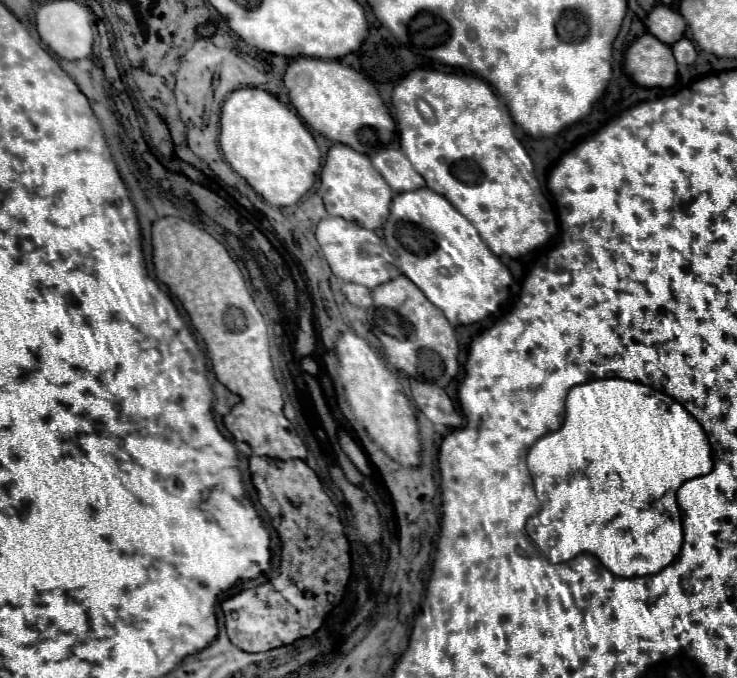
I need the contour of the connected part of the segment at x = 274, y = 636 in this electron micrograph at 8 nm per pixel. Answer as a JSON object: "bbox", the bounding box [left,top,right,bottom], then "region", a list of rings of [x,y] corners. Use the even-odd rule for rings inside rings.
{"bbox":[223,580,311,652],"region":[[[267,580],[265,584],[261,584],[257,588],[243,590],[237,596],[225,600],[225,604],[223,604],[227,634],[229,634],[231,642],[245,652],[265,652],[271,648],[279,648],[283,644],[291,644],[293,640],[311,634],[311,630],[307,630],[299,624],[299,614],[291,606],[289,606],[289,610],[285,610],[279,604],[279,602],[283,602],[283,598],[275,590],[271,580]]]}

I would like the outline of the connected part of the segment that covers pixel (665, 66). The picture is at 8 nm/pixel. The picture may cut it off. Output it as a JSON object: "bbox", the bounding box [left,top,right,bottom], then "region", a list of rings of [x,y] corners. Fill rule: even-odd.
{"bbox":[625,34,678,88],"region":[[[643,34],[629,46],[625,72],[643,88],[671,88],[678,78],[671,48],[651,34]]]}

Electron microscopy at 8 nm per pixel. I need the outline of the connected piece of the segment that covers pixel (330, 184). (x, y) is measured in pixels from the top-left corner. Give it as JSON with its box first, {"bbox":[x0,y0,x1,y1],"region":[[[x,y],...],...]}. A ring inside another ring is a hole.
{"bbox":[319,144,393,230],"region":[[[333,144],[327,152],[325,166],[319,176],[319,196],[325,202],[325,210],[331,216],[341,216],[345,220],[357,222],[367,230],[377,230],[385,224],[389,216],[389,204],[393,200],[393,190],[383,182],[383,176],[371,166],[371,160],[357,150],[343,144]]]}

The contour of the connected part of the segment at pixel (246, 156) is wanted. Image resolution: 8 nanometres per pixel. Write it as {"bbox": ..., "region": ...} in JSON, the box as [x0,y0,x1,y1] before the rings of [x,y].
{"bbox":[219,88,321,206],"region":[[[239,88],[231,92],[231,96],[225,100],[221,108],[221,134],[219,144],[223,150],[225,160],[231,164],[231,168],[247,180],[247,184],[263,196],[263,200],[271,206],[293,206],[297,204],[315,184],[315,174],[321,166],[321,154],[319,148],[311,136],[311,132],[305,128],[305,124],[299,120],[295,112],[291,112],[283,102],[279,102],[273,94],[261,88]]]}

